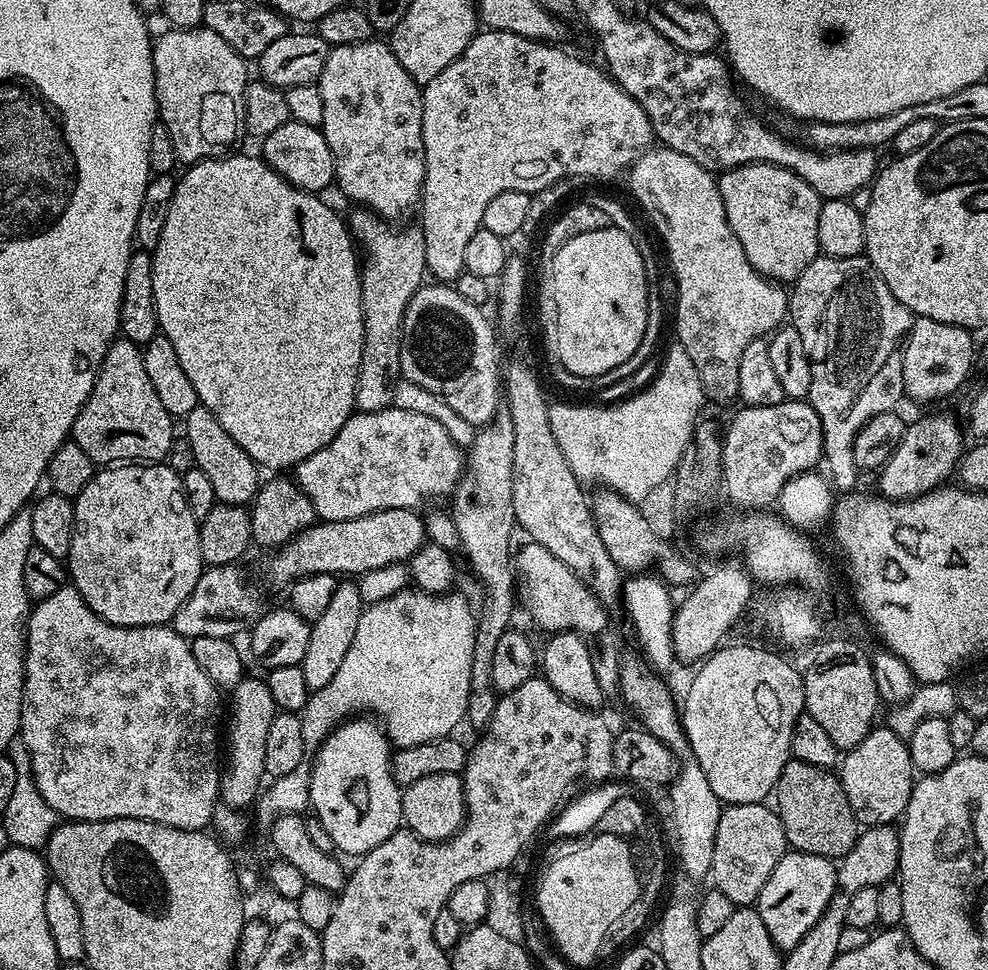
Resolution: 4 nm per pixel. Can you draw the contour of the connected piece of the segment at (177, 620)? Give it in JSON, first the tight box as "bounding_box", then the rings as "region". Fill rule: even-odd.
{"bounding_box":[170,564,266,640],"region":[[[221,564],[203,569],[186,602],[172,615],[170,627],[185,640],[194,638],[236,638],[240,631],[251,629],[265,611],[266,603],[248,585],[244,572],[236,564]]]}

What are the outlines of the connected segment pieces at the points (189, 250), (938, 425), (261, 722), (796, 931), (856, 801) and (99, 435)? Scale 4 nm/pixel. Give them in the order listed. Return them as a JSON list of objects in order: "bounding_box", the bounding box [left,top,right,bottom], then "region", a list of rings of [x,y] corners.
[{"bounding_box":[151,154,364,470],"region":[[[225,154],[211,160],[200,160],[197,164],[189,164],[183,169],[184,177],[179,177],[176,180],[174,198],[170,202],[170,214],[166,214],[166,226],[162,226],[162,238],[158,238],[158,246],[151,253],[152,273],[154,274],[154,306],[158,314],[160,332],[166,338],[170,338],[170,346],[174,346],[174,350],[178,354],[178,362],[182,362],[182,370],[186,370],[186,378],[190,378],[191,384],[194,385],[200,404],[211,410],[214,418],[218,418],[222,430],[226,430],[226,434],[230,434],[230,438],[234,438],[234,442],[238,442],[238,446],[242,446],[242,450],[246,450],[246,454],[250,454],[252,461],[261,469],[292,470],[306,458],[310,458],[310,454],[314,454],[314,450],[322,450],[322,446],[326,446],[326,442],[330,442],[330,438],[334,438],[334,434],[338,434],[338,430],[342,430],[342,426],[348,421],[348,417],[356,408],[356,383],[362,362],[362,342],[364,341],[364,315],[362,314],[362,290],[360,289],[361,269],[358,264],[356,268],[357,249],[354,247],[354,237],[345,217],[343,220],[326,201],[320,200],[324,198],[314,192],[304,192],[301,188],[296,188],[290,182],[286,182],[259,155],[232,155]]]},{"bounding_box":[878,412,966,500],"region":[[[940,412],[937,416],[924,416],[907,425],[890,458],[878,470],[880,476],[879,495],[888,500],[912,500],[924,492],[941,487],[948,475],[957,471],[966,451],[965,429],[952,416]]]},{"bounding_box":[220,678,277,810],"region":[[[246,678],[231,689],[232,725],[226,728],[226,771],[220,781],[220,800],[232,810],[244,810],[257,799],[261,791],[260,779],[265,779],[264,763],[266,762],[266,734],[270,722],[274,722],[277,706],[263,679]]]},{"bounding_box":[754,850,837,950],"region":[[[795,850],[785,852],[778,866],[774,866],[774,874],[766,878],[766,886],[762,886],[754,907],[762,922],[766,922],[766,930],[770,930],[770,938],[777,948],[787,950],[798,946],[806,930],[822,918],[830,898],[836,892],[836,870],[837,865],[831,860]]]},{"bounding_box":[838,726,914,828],"region":[[[887,726],[873,727],[871,732],[858,742],[858,746],[847,749],[838,764],[840,785],[846,790],[846,798],[850,802],[850,810],[854,810],[856,823],[864,828],[877,828],[883,824],[895,825],[903,817],[910,802],[910,794],[914,783],[914,769],[910,750],[905,737],[894,734]]]},{"bounding_box":[71,338,174,466],"region":[[[123,338],[113,340],[100,367],[100,373],[96,375],[90,398],[82,406],[74,422],[71,439],[78,446],[82,446],[86,454],[90,454],[93,464],[97,466],[112,466],[117,462],[160,462],[167,457],[174,439],[172,424],[174,424],[173,416],[162,410],[158,394],[154,394],[154,386],[150,386],[150,378],[146,378],[141,345]]]}]

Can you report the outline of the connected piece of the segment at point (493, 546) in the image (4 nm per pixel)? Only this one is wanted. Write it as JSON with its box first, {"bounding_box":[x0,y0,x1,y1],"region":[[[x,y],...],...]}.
{"bounding_box":[450,410,518,730],"region":[[[500,410],[496,413],[495,420],[486,428],[479,429],[476,437],[473,438],[470,447],[466,452],[466,467],[464,469],[464,475],[460,477],[459,482],[456,484],[456,491],[451,497],[450,503],[452,503],[452,510],[450,509],[450,517],[453,520],[454,526],[458,528],[458,534],[461,535],[462,554],[468,558],[469,562],[472,563],[471,572],[475,579],[480,581],[480,585],[484,588],[484,602],[478,611],[478,623],[476,626],[476,633],[474,634],[474,666],[470,670],[470,698],[468,699],[468,714],[466,717],[467,723],[473,724],[477,730],[483,730],[487,728],[490,718],[494,714],[496,709],[496,701],[498,699],[498,693],[496,687],[492,685],[492,666],[494,664],[494,650],[498,650],[498,638],[502,638],[502,634],[509,631],[510,625],[508,624],[512,620],[512,611],[518,608],[518,592],[514,587],[514,568],[510,563],[510,557],[514,552],[514,544],[512,548],[512,528],[517,527],[516,515],[514,514],[514,502],[512,501],[512,475],[514,474],[514,422],[507,410]]]}

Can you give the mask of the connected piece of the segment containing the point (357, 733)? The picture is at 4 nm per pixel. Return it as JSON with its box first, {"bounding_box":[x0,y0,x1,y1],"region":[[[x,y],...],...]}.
{"bounding_box":[308,718,402,858],"region":[[[349,718],[337,724],[315,752],[308,774],[308,802],[333,839],[337,853],[345,852],[353,858],[365,856],[374,846],[382,846],[390,834],[401,831],[402,789],[392,777],[393,749],[375,719]]]}

